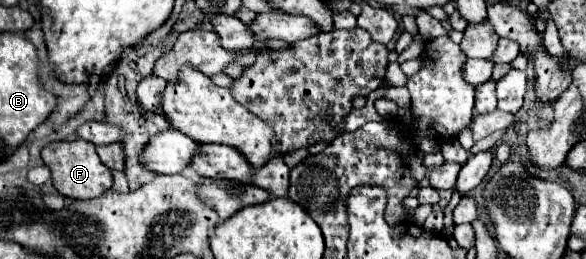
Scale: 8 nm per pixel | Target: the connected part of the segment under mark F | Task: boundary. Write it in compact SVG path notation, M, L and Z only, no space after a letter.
M81 139L53 141L41 151L41 157L43 157L45 165L51 169L55 189L65 197L71 197L71 199L95 199L95 197L103 195L105 191L109 191L111 185L113 185L111 171L99 161L95 145L91 145L89 141L81 141Z

